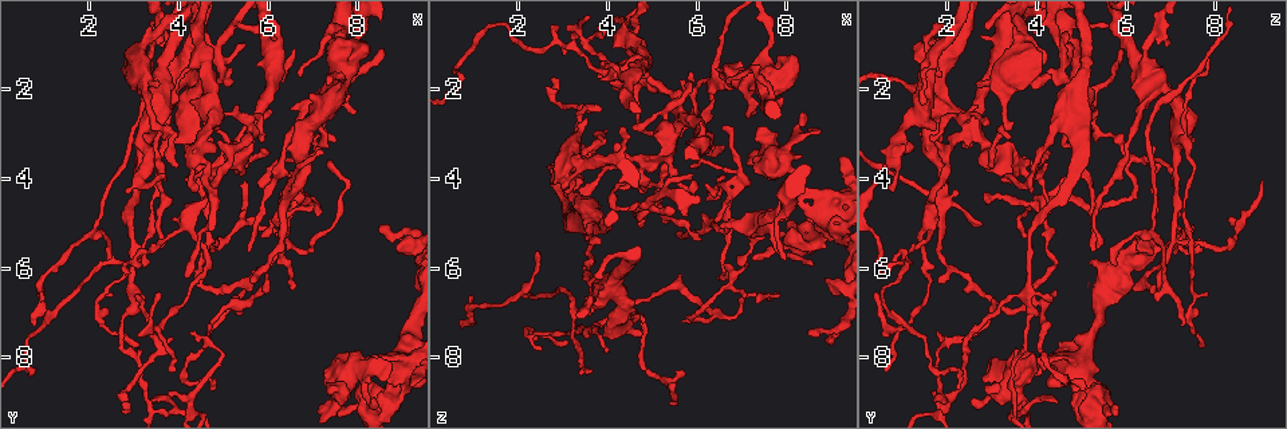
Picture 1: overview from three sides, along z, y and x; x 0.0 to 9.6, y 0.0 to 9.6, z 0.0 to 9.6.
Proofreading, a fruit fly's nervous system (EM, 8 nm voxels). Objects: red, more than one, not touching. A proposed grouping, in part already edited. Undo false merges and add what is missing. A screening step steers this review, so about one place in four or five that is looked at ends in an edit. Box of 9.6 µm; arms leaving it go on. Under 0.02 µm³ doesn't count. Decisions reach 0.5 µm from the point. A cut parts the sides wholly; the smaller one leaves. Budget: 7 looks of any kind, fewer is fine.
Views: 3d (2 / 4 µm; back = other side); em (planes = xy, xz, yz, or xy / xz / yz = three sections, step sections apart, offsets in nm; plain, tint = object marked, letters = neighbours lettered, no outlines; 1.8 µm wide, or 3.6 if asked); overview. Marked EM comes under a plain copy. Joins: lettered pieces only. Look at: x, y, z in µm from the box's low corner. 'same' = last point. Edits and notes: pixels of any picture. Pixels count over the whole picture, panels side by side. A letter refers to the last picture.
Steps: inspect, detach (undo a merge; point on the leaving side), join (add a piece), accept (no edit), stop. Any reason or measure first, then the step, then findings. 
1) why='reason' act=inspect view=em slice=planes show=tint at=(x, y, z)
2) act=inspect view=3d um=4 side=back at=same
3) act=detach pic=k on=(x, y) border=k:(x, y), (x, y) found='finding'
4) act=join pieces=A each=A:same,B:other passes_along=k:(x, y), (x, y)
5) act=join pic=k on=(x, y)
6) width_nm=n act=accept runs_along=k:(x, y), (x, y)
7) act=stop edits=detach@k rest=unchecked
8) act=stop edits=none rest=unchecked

why='an open end' act=inspect view=3d um=4 at=(3.05, 1.35, 4.15)

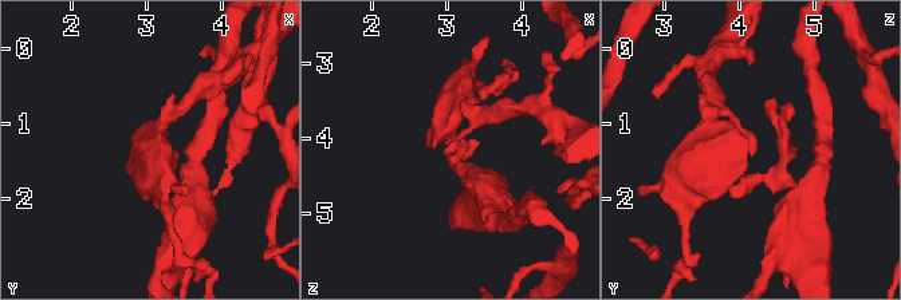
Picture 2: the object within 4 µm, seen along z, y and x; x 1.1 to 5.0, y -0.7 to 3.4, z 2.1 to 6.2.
act=inspect view=em slice=planes show=letters at=(3.10, 1.45, 4.10)

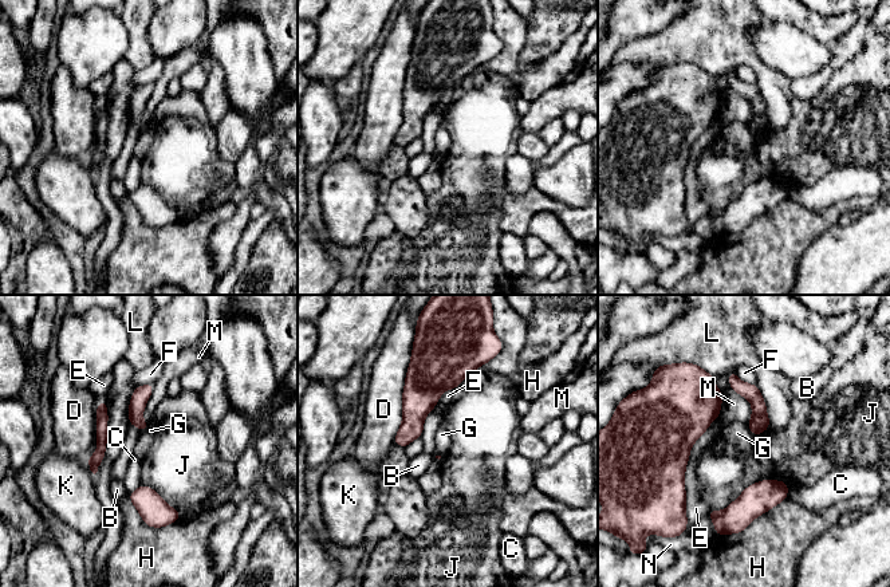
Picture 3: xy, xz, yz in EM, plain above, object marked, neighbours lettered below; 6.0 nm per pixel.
act=accept each=B:other,C:other,D:other,E:other,F:other,G:other,H:other,J:other,K:other,L:other,M:other,N:other runs_along=3:(732, 374), (757, 402), (757, 430) found='none of them fits'

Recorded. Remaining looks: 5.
why='tapers out' act=inspect view=em slice=planes show=letters at=(3.95, 3.75, 3.00)

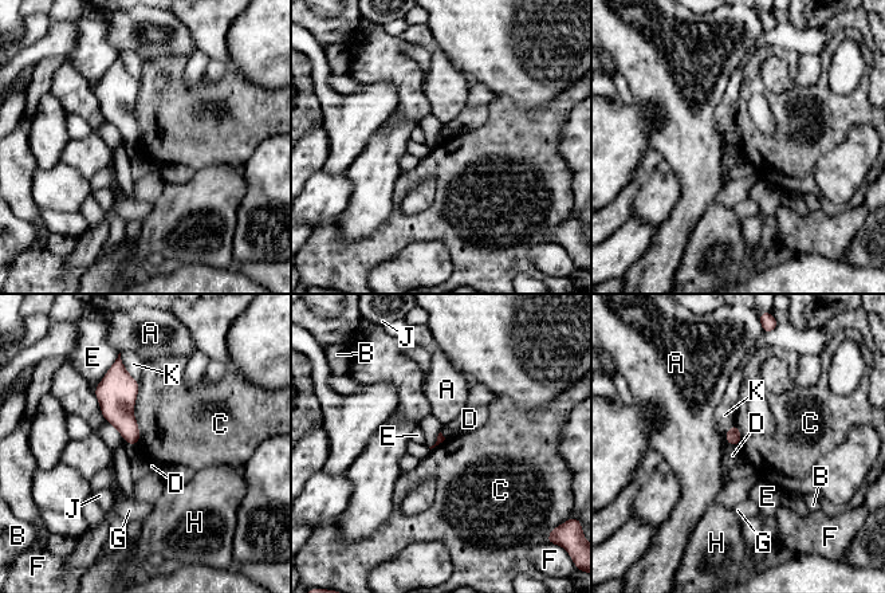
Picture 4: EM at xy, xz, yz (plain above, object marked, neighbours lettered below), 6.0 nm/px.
act=accept each=A:other,B:other,C:other,D:other,E:other,F:other,G:other,H:other,J:other,K:other border=4:(140, 384), (133, 409), (137, 444) found='no lettered piece goes on from it'

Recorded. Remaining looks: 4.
why='an open end' act=inspect view=em um=3.6 slice=xz step=8 show=tint at=(2.75, 8.95, 1.70)

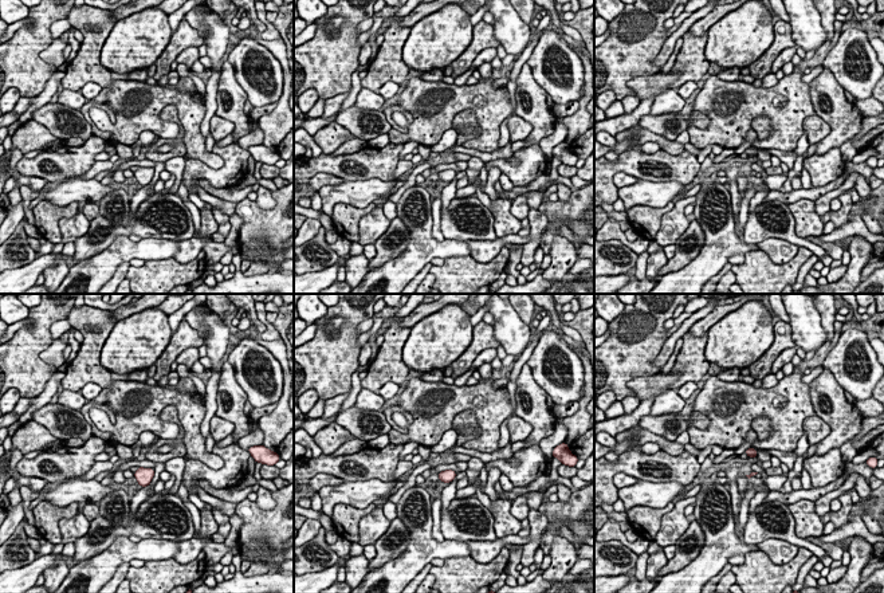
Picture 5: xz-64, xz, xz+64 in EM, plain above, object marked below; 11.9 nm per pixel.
act=inspect view=em um=3.6 slice=planes show=letters at=same

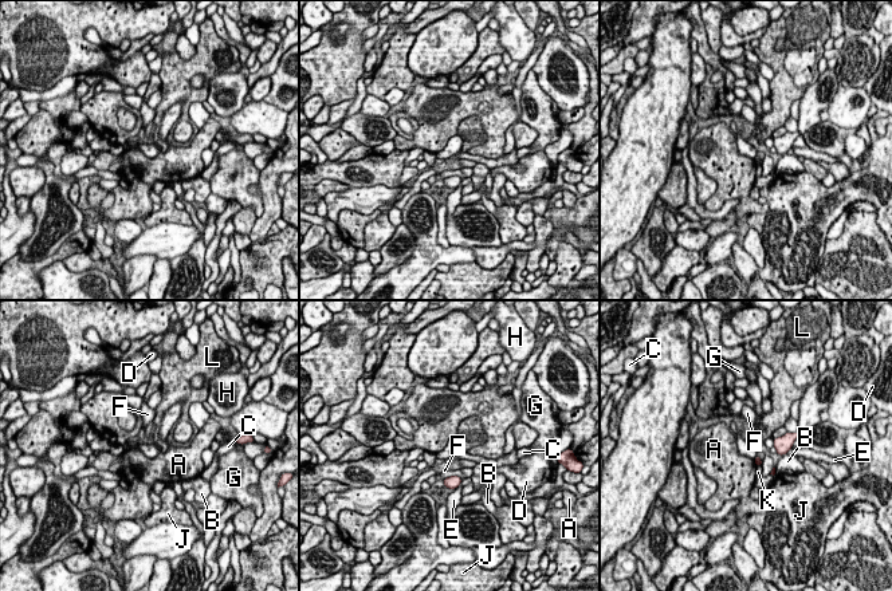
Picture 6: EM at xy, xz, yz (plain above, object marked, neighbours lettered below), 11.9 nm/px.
width_nm=70 act=accept each=A:other,B:other,C:other,D:other,E:other,F:other,G:other,H:other,J:other,K:other,L:other border=6:(753, 460), (757, 465) found='none of them fits'

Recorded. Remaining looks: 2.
act=stop edits=none rest=unchecked

